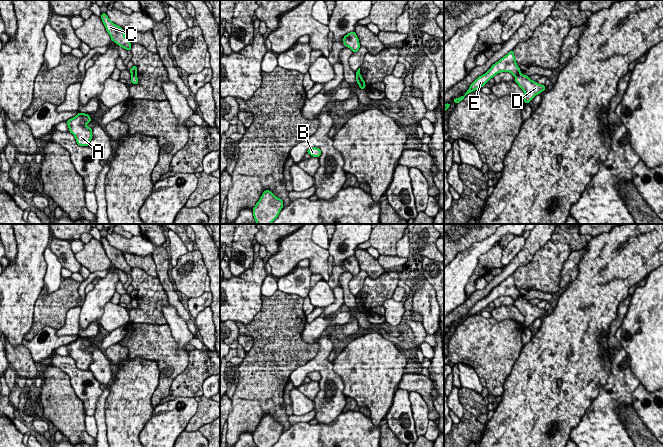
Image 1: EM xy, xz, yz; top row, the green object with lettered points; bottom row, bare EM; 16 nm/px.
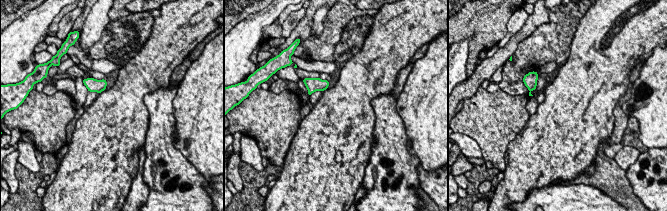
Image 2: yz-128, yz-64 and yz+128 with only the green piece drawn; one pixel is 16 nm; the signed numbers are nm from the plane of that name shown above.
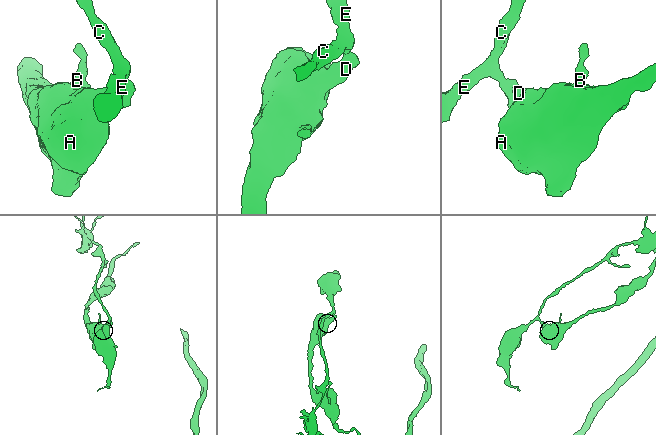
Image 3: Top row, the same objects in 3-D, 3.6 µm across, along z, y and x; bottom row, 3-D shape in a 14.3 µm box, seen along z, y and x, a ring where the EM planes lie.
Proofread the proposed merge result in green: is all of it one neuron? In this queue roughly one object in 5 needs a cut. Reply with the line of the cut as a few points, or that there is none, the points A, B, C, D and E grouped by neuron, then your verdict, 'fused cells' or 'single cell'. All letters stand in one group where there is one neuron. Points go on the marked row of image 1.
cut in yz along (520, 73), (515, 76); A B D / C E; fused cells

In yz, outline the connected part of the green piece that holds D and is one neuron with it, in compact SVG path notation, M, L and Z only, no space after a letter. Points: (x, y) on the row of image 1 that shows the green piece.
M519 74L515 76L515 82L523 90L525 97L524 103L529 103L537 94L540 94L545 90L545 85L540 85L537 82L531 80L529 76Z

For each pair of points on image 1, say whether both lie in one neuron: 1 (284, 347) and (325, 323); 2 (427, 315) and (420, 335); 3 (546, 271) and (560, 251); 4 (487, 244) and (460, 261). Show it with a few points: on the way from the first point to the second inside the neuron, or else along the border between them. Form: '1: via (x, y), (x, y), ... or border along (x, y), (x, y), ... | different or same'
1: border along (306, 322), (302, 339), (305, 342), (315, 343) | different
2: border along (421, 323), (427, 334) | different
3: via (546, 266), (555, 256) | same
4: via (480, 248), (467, 259) | same

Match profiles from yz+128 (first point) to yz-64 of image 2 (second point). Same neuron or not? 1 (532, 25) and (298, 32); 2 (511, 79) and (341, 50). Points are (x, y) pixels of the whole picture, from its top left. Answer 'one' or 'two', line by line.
1: one
2: two

